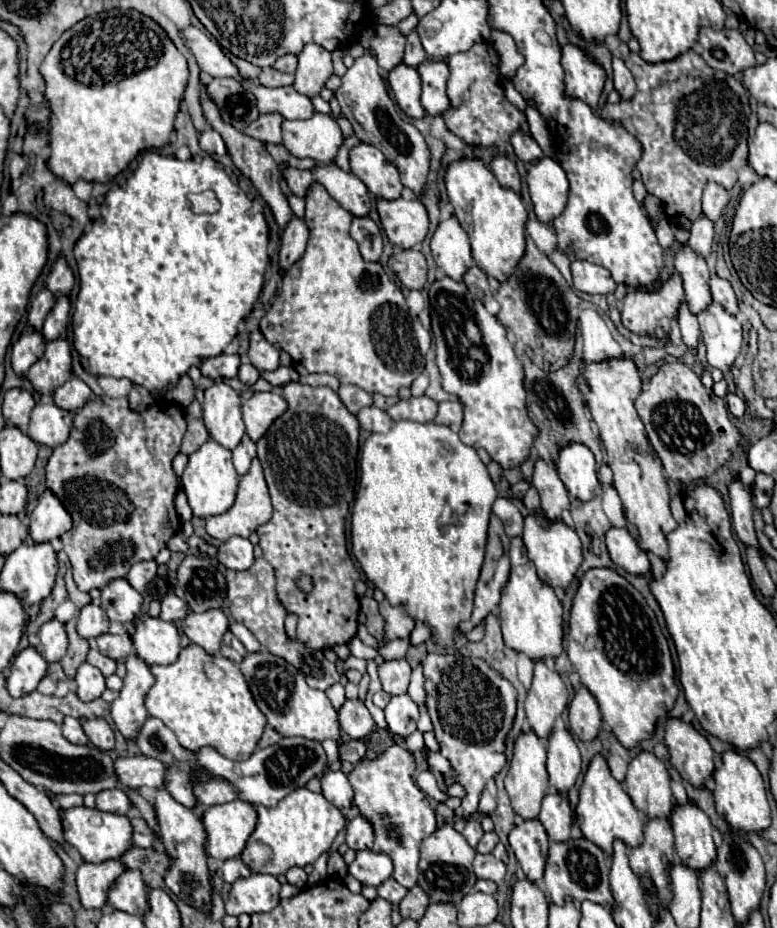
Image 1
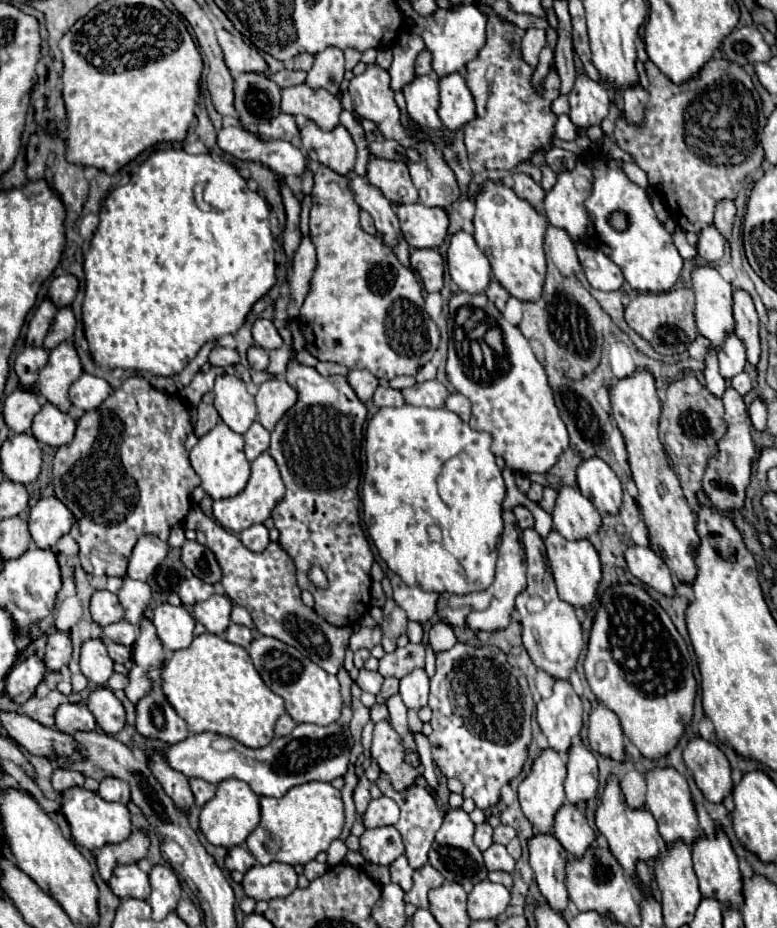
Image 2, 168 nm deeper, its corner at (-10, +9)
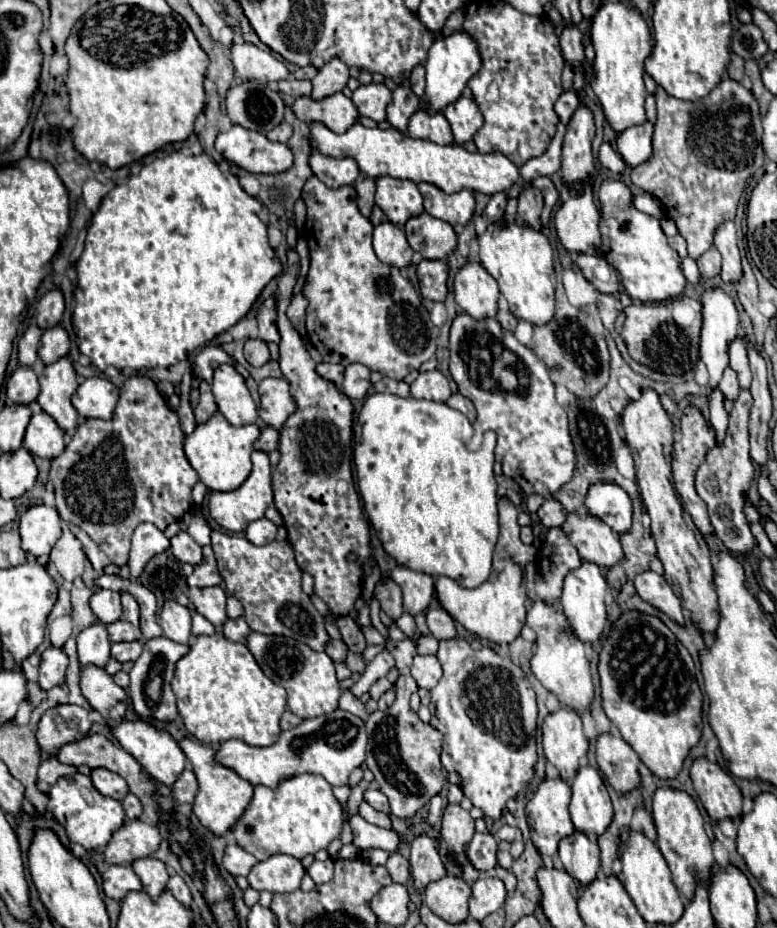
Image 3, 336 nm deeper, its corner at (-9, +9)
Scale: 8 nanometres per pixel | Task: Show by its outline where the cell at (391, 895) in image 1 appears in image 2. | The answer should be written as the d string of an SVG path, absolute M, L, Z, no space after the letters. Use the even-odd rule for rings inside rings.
M400 855L392 865L390 865L390 877L392 877L392 883L400 885L404 891L408 891L412 887L412 875L414 875L414 869L408 865L408 859L404 855Z

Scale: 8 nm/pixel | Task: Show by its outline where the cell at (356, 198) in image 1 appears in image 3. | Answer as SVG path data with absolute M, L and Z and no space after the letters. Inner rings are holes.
M389 221L381 223L373 231L373 249L385 265L405 269L411 265L413 249L409 247L405 239L405 231L397 225L391 225Z

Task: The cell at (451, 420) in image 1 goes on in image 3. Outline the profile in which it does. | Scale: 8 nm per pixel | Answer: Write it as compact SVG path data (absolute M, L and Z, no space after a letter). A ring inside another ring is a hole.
M461 393L451 395L451 397L447 399L447 405L453 407L453 409L457 409L457 411L461 411L463 415L467 415L467 419L469 419L471 423L475 421L475 407L473 407L473 403L471 403L467 397L463 397Z

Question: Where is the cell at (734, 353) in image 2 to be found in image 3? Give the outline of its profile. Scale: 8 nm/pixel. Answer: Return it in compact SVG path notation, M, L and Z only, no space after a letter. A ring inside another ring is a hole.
M727 367L727 369L725 369L723 379L721 379L721 383L719 383L719 391L723 393L723 397L725 397L725 399L731 399L731 401L735 401L735 399L737 399L737 395L739 395L741 387L739 387L737 377L735 377L735 371L733 371L731 367Z

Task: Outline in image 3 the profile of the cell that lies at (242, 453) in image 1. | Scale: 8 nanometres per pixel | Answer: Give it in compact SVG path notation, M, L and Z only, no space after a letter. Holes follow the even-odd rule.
M265 427L265 429L261 431L261 437L259 437L257 443L255 443L255 449L261 449L261 451L265 451L265 453L271 453L271 451L275 451L277 447L279 447L279 431L273 429L273 427Z

